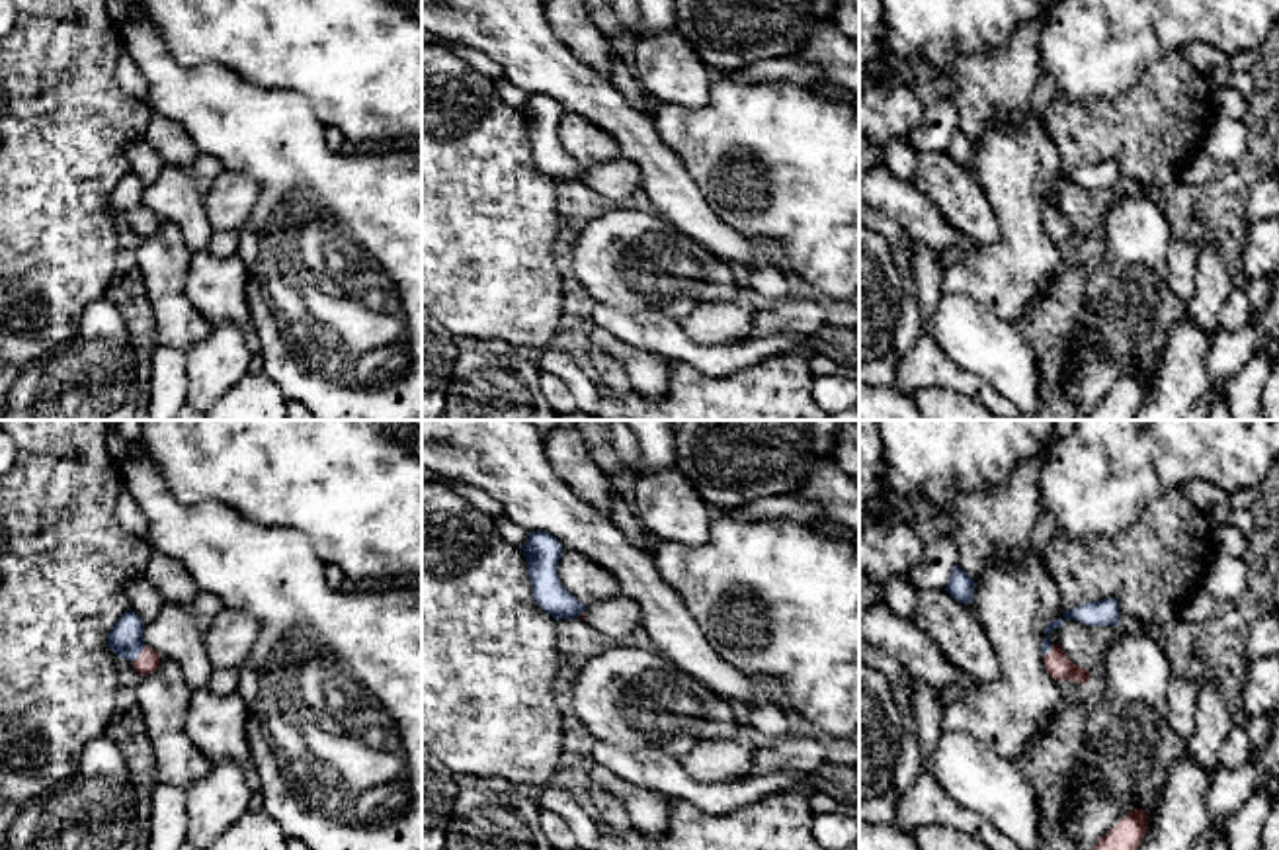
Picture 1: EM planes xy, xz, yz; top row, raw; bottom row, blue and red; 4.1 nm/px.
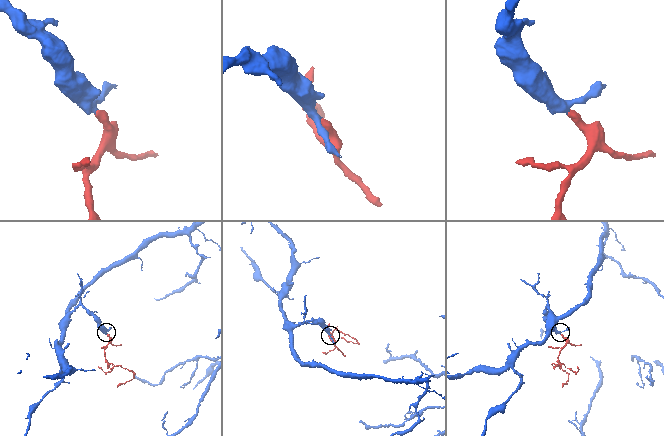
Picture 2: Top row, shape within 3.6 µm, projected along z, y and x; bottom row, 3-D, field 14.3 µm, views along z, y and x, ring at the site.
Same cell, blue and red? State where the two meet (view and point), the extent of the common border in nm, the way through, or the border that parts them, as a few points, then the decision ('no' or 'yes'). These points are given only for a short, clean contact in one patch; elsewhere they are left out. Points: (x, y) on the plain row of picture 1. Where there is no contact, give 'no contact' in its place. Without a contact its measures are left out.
xy (139, 215) | 100 nm | across xy (125, 200), (139, 215), (149, 223) | yes

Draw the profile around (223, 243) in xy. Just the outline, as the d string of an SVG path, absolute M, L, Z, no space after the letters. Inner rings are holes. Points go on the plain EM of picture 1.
M215 231L211 234L207 252L225 258L236 254L236 244L238 244L238 233L236 231Z

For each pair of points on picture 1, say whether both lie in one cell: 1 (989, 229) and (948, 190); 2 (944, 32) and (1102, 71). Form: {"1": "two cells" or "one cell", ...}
{"1": "one cell", "2": "two cells"}

